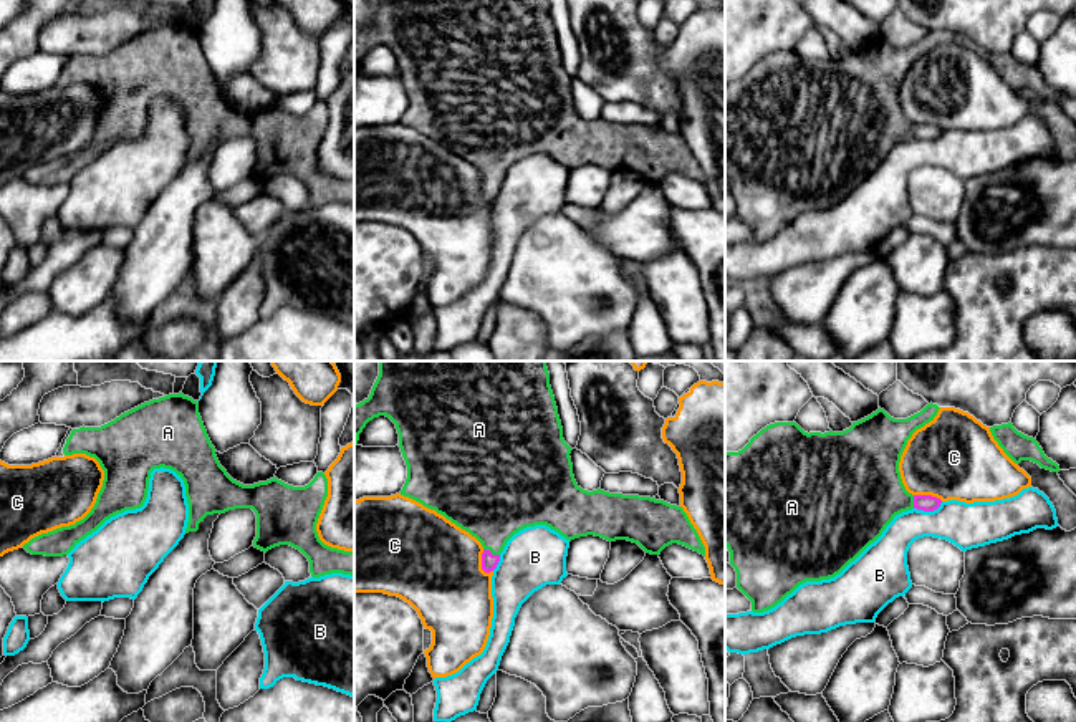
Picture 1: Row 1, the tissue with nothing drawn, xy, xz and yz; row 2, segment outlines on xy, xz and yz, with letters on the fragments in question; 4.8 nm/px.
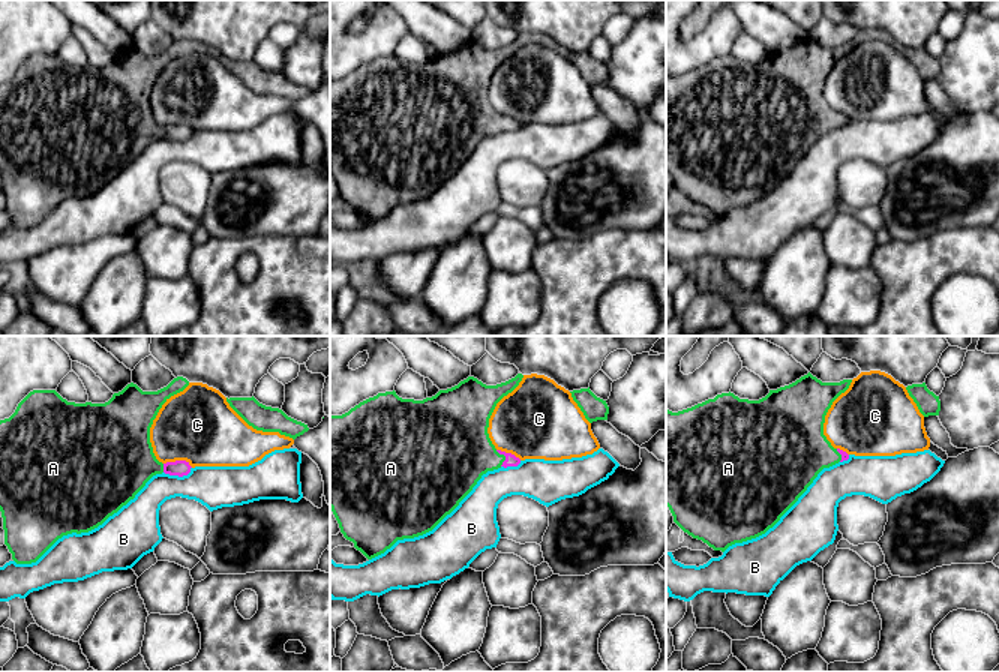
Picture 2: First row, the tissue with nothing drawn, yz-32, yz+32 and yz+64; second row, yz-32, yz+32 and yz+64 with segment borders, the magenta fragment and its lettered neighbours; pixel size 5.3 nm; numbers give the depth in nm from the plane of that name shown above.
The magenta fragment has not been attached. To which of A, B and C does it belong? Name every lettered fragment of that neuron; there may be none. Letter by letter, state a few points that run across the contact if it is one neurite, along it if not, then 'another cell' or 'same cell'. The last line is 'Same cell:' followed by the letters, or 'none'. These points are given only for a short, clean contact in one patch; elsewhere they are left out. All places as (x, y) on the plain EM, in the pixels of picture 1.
A: same cell
B: another cell
C: another cell
Same cell: A

